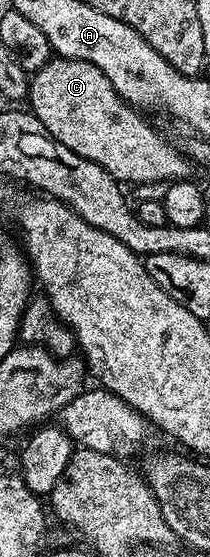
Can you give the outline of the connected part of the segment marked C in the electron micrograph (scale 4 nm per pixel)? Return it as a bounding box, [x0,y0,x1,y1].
[29,56,193,185]

